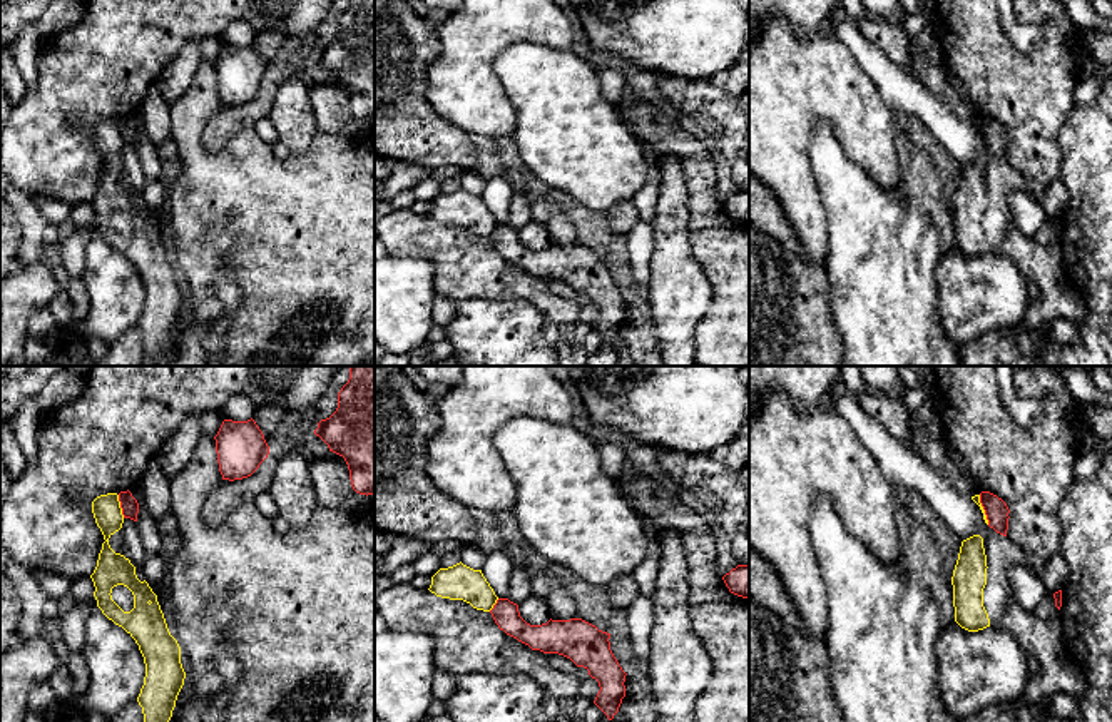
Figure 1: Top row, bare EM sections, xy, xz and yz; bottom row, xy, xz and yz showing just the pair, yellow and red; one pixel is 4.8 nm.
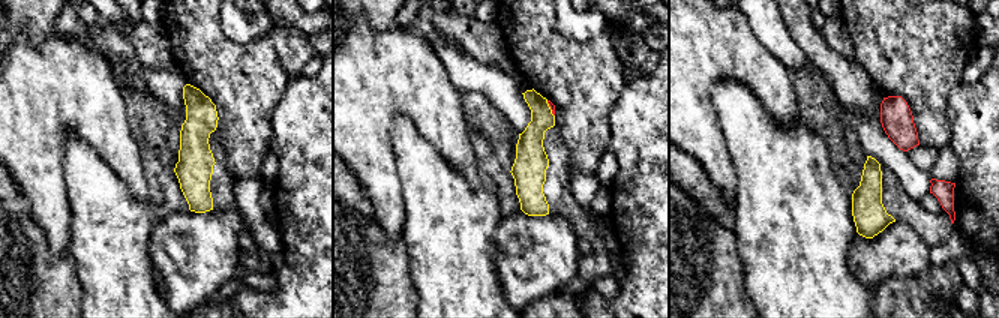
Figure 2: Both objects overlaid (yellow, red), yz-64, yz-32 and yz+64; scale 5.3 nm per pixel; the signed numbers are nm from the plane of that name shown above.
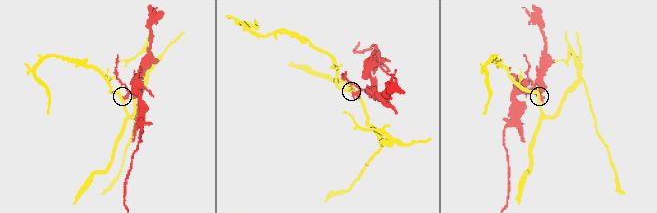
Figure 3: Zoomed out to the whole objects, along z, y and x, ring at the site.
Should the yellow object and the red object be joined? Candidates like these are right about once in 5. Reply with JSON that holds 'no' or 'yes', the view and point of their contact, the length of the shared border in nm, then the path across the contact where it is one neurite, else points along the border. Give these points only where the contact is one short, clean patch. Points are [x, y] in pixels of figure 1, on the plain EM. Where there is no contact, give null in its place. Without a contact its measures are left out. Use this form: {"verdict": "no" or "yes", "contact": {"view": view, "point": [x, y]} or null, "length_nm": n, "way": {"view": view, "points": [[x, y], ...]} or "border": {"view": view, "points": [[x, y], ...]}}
{"verdict": "no", "contact": {"view": "xy", "point": [119, 132]}, "length_nm": 120, "border": {"view": "xy", "points": [[117, 121], [124, 142]]}}

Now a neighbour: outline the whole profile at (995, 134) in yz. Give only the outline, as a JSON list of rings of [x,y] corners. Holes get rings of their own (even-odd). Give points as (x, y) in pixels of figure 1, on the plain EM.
[[[990,117],[980,119],[980,129],[985,135],[988,152],[993,154],[997,159],[1007,162],[1008,155],[1008,132],[1007,129]]]

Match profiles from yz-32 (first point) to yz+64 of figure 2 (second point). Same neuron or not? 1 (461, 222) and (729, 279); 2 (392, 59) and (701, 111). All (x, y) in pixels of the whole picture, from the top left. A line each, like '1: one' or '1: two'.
1: two
2: one

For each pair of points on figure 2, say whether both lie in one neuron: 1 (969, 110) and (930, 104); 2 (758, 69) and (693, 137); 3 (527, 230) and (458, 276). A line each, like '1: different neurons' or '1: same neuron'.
1: different neurons
2: same neuron
3: different neurons

